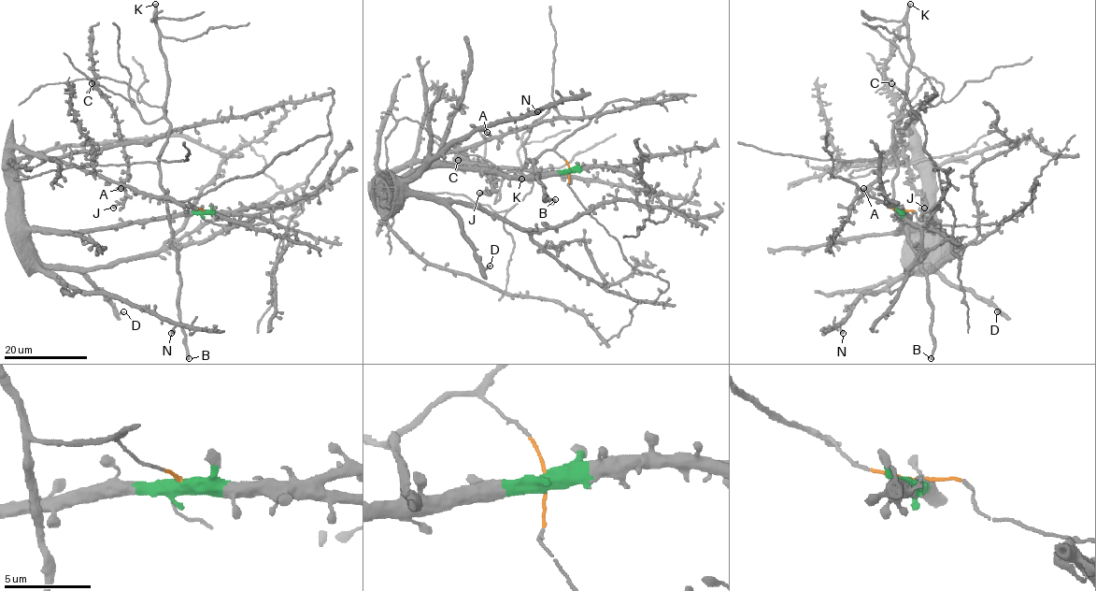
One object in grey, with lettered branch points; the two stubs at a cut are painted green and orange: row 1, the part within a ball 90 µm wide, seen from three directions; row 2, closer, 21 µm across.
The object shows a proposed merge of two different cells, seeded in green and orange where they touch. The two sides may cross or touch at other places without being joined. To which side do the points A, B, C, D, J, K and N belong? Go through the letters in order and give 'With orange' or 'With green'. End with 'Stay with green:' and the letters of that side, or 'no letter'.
A: With green
B: With orange
C: With orange
D: With green
J: With orange
K: With orange
N: With green
Stay with green: A, D, N

